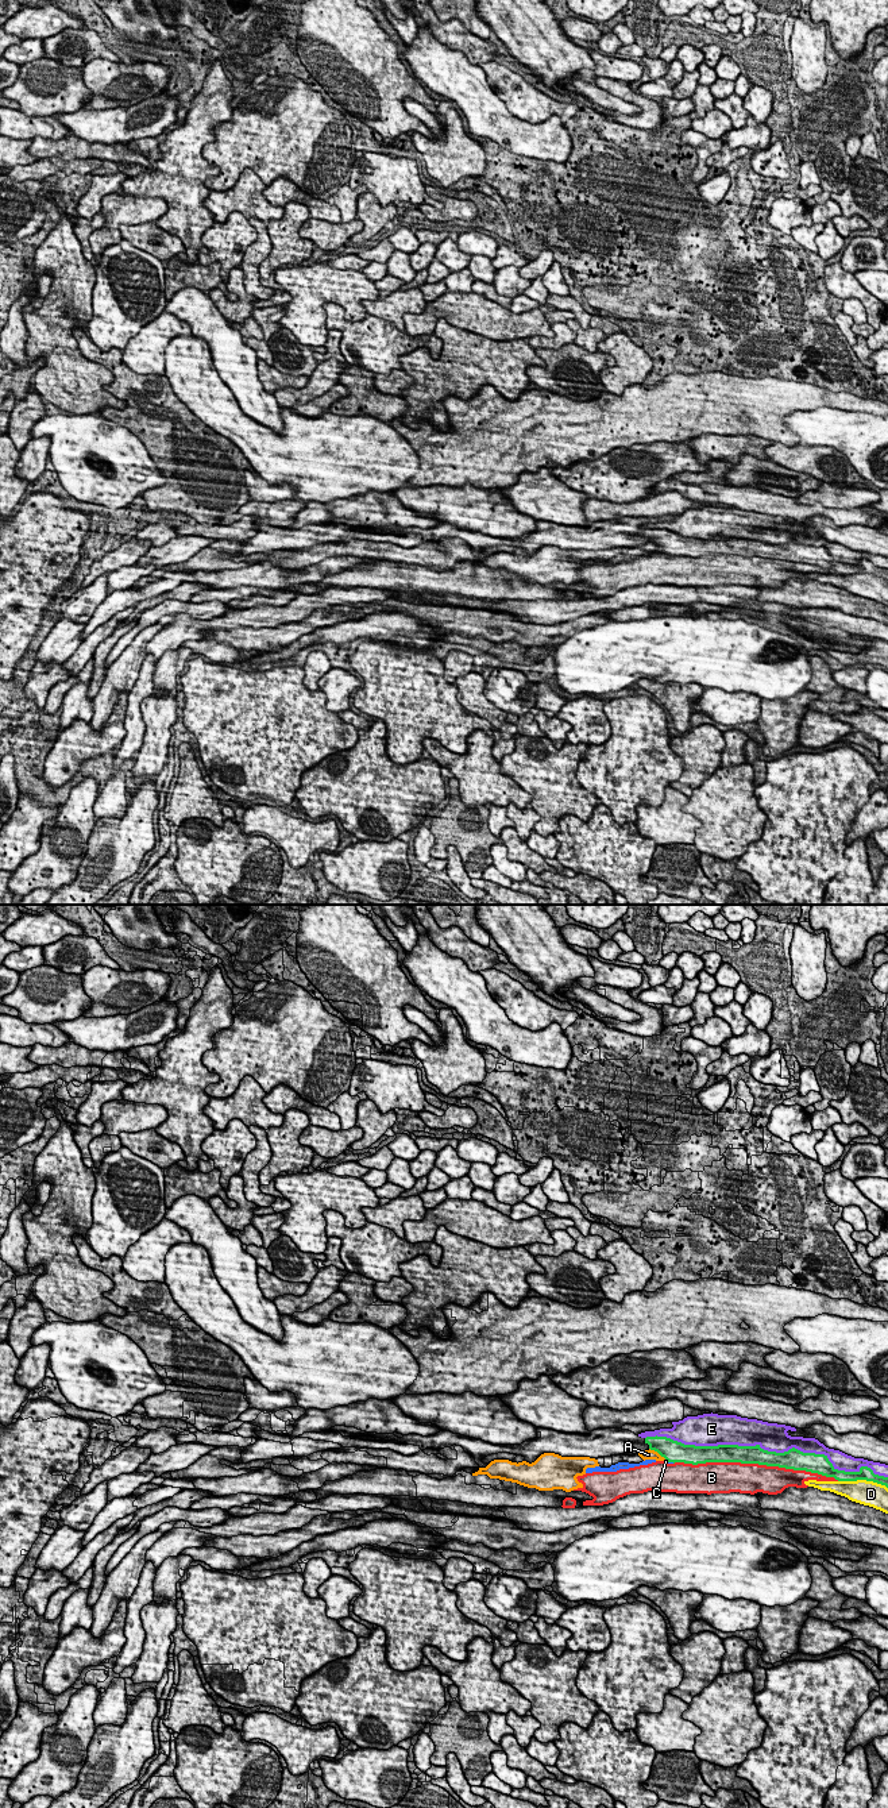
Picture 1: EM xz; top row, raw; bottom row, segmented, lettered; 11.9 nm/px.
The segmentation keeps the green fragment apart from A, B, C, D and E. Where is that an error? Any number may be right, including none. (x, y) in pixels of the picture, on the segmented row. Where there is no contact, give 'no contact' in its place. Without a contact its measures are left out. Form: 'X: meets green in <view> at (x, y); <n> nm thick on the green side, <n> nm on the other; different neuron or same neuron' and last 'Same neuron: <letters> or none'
A: meets green in xz at (657, 1452); 260 nm thick on the green side, 130 nm on the other; different neuron
B: meets green in xz at (756, 1463); 220 nm thick on the green side, 360 nm on the other; different neuron
C: meets green in xz at (670, 1461); 260 nm thick on the green side, 30 nm on the other; same neuron
D: meets green in xz at (863, 1479); 160 nm thick on the green side, 300 nm on the other; different neuron
E: meets green in xz at (767, 1450); 220 nm thick on the green side, 340 nm on the other; different neuron
Same neuron: C

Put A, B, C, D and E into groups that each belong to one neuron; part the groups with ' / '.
A / B / C / D / E

